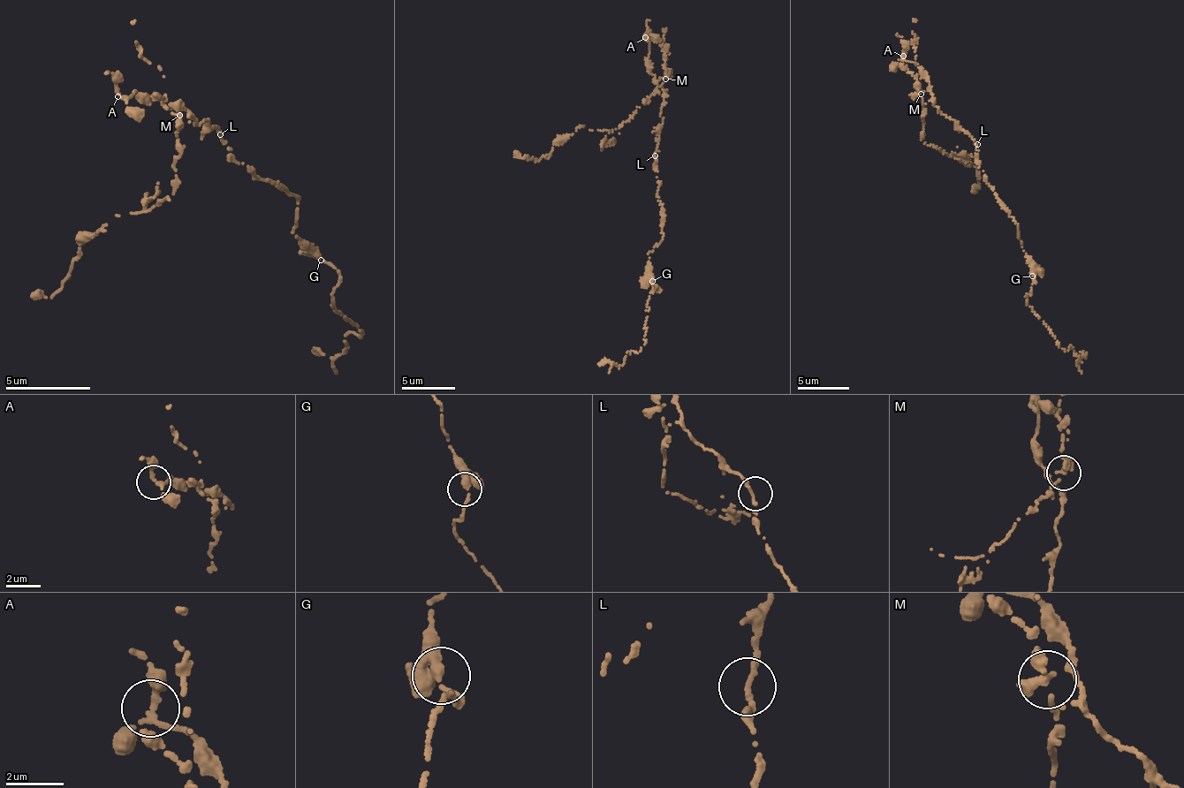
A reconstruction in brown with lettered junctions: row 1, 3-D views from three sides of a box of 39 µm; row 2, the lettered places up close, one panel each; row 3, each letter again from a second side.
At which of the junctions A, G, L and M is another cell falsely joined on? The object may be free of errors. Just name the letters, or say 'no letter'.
M

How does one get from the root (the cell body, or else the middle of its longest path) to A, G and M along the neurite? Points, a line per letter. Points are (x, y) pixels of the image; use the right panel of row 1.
A: (975, 144), (967, 133), (937, 107), (926, 76), (922, 75), (913, 63), (906, 61), (903, 56)
G: (975, 144), (978, 168), (983, 171), (994, 194), (1018, 226), (1018, 238), (1032, 276)
M: (975, 144), (967, 133), (937, 107), (929, 91), (920, 94)

